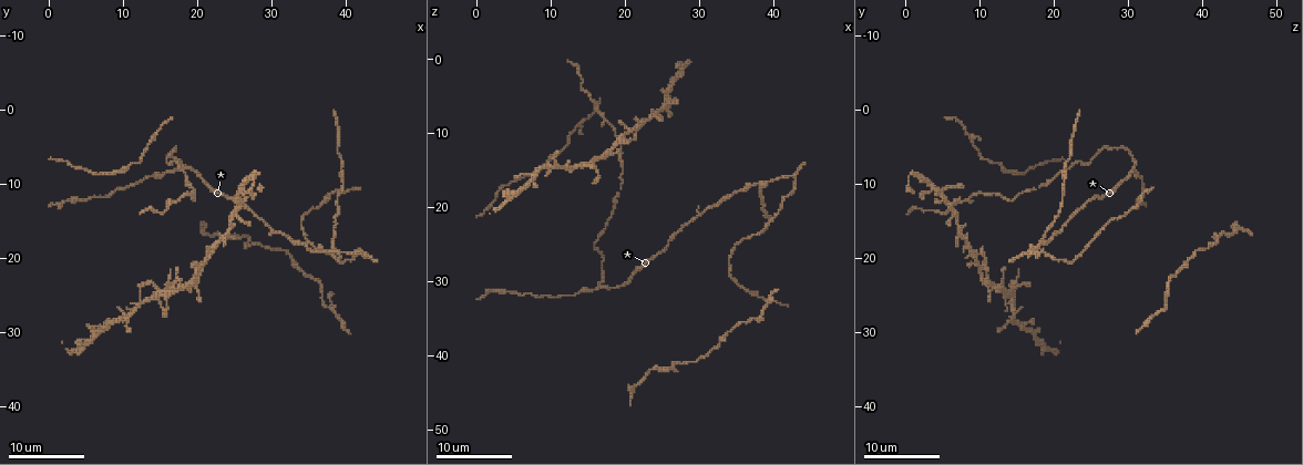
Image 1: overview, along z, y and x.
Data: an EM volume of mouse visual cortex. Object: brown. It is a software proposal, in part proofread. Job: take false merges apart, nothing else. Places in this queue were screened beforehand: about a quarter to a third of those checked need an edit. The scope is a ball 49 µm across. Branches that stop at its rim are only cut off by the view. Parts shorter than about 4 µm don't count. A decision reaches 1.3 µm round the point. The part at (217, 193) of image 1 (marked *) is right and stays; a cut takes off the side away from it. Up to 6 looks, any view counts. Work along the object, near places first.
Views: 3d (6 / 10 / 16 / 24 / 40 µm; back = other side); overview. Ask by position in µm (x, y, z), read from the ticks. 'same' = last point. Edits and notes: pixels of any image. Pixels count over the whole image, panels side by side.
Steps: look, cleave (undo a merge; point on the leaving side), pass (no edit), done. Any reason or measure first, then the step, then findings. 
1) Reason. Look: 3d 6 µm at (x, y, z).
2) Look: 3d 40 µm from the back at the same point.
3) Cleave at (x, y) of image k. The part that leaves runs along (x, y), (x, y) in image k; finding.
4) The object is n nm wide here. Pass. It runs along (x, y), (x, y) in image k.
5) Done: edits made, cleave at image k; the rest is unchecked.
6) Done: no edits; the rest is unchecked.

Looks like a crossing. Look: 3d 16 µm at (38.5, 19.0, 17.0).

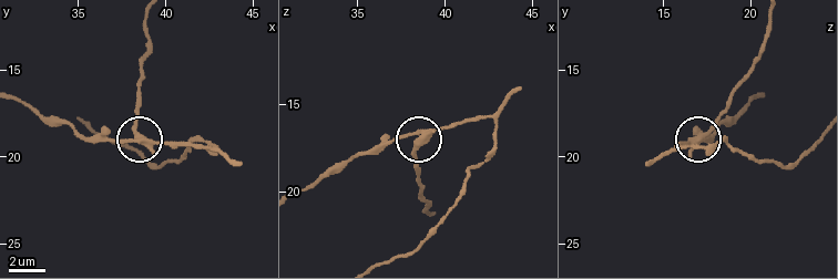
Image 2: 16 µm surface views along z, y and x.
Look: 3d 6 µm at (38.5, 19.0, 17.3).

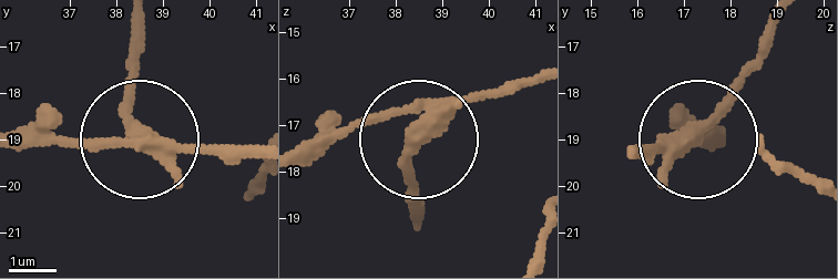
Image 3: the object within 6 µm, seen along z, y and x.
4 arms meet here. Cleave at (132, 104) of image 3. The part that leaves runs along (159, 144), (134, 101), (134, 18) in image 3; two neurons meet here.

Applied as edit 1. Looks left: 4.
Branch point. Look: 3d 10 µm at (18.0, 7.5, 30.5).

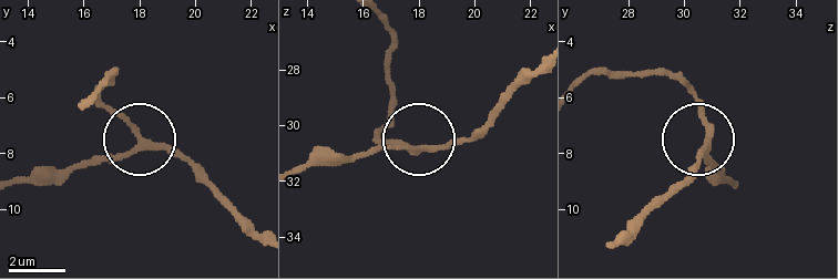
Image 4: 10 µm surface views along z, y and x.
Look: 3d 6 µm at (18.1, 7.6, 30.9).

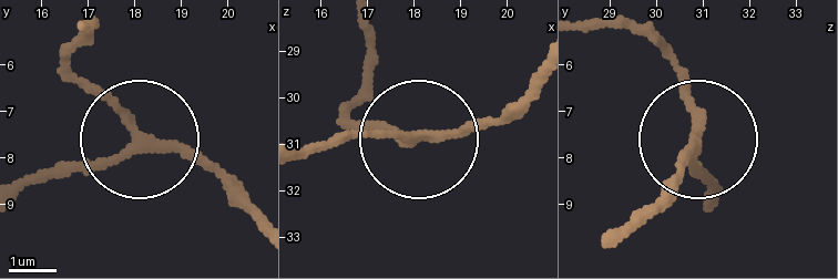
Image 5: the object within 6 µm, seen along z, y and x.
3 arms meet here. Pass. One neuron here.

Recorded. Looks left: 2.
Two arms at a narrow angle. Look: 3d 10 µm at (15.0, 24.0, 14.0).

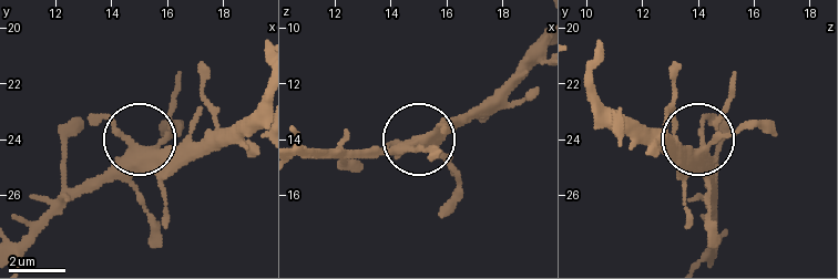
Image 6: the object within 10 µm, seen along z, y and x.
Pass. Continuous, no second neuron.

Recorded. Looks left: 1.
Done: edits made, cleave at image 3; the rest is unchecked.

